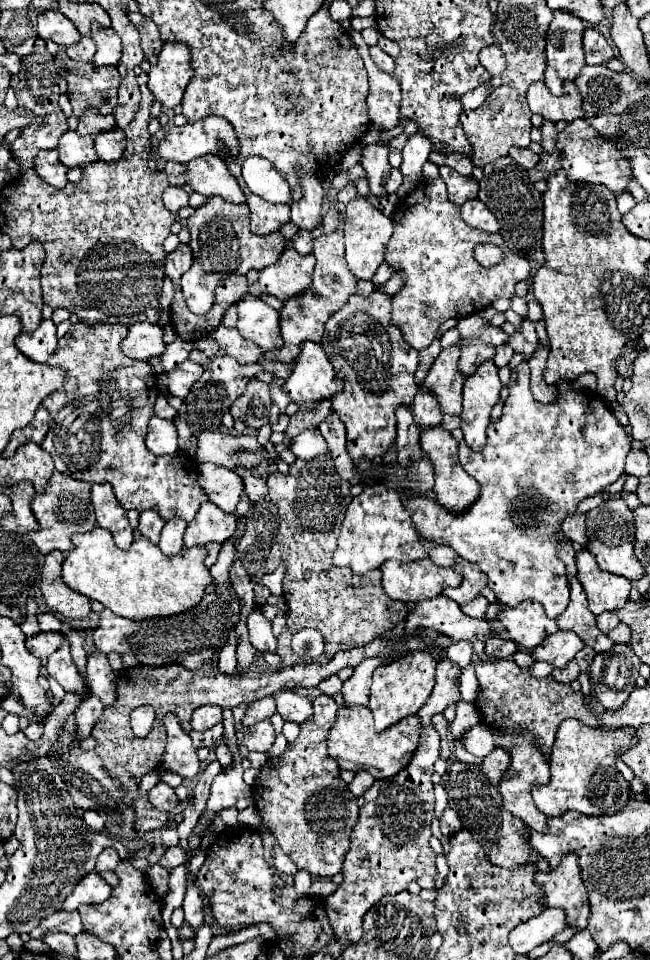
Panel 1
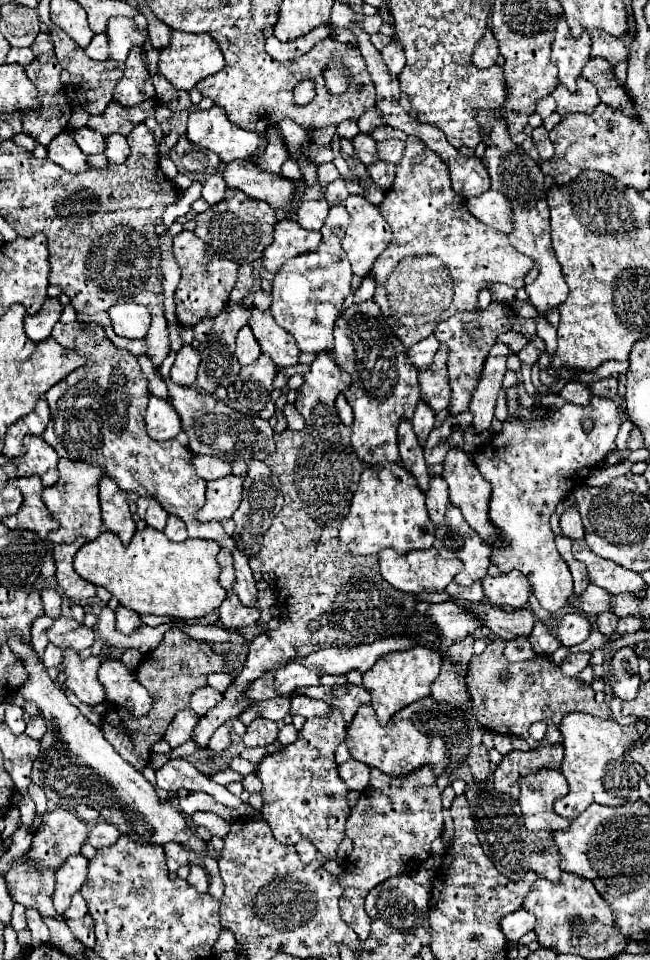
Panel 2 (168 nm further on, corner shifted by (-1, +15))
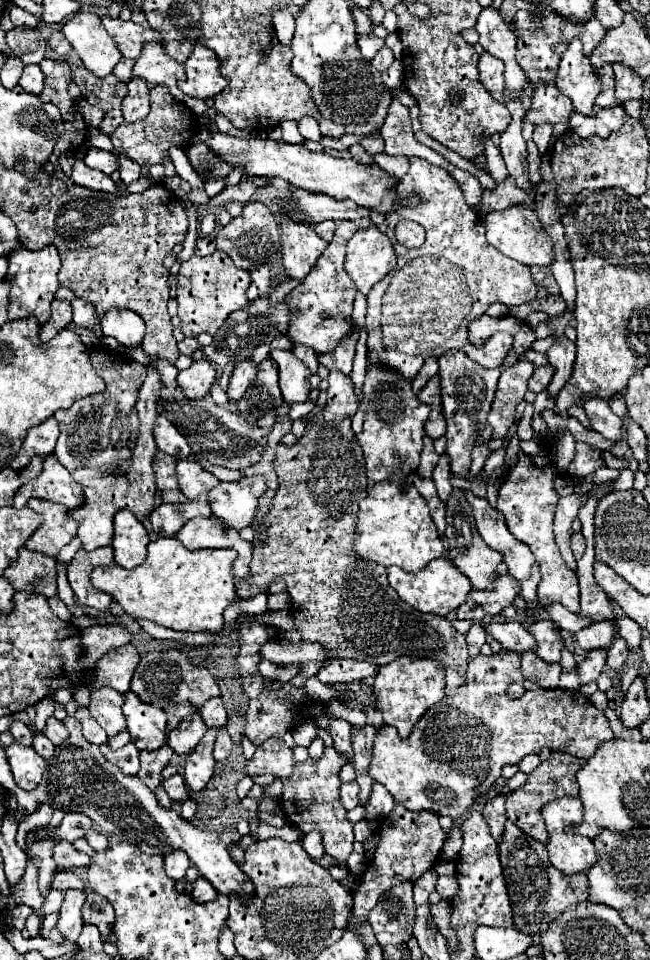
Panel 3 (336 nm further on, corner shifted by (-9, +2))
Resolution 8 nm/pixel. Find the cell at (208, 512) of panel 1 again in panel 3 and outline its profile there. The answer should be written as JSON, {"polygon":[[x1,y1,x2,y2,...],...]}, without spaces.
{"polygon":[[242,476,236,482,220,482,210,492,210,506,218,520,236,530,252,526,258,510,258,498,266,492,264,476]]}

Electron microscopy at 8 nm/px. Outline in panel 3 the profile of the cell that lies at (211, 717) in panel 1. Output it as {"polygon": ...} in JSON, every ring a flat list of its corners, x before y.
{"polygon":[[210,698,204,702,204,706,200,708,200,714,206,722,208,728,220,728,220,726,226,726,226,708,224,708,224,702,222,698]]}

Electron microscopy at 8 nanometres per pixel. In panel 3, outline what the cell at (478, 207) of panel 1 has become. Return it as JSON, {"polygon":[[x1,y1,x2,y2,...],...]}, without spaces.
{"polygon":[[514,206,498,212,488,212,484,216,484,228,488,242,516,262,522,262,526,266,550,266,556,260,552,240,544,232,536,212,528,206]]}

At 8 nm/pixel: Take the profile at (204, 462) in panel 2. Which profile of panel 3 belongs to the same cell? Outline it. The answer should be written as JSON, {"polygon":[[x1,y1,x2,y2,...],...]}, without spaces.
{"polygon":[[178,460,176,472,178,472,178,488,188,500,194,500,200,494,210,492,214,486,218,486,218,478,202,470,200,464,194,460]]}

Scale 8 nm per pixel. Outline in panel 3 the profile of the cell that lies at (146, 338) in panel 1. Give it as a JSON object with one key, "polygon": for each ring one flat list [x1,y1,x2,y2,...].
{"polygon":[[112,308,100,318,100,326,104,336,116,338,122,346,138,346,142,342,142,334,146,334,142,318,132,310]]}

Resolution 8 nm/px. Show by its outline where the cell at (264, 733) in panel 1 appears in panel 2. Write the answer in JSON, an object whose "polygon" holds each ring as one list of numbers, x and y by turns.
{"polygon":[[258,717,254,719,248,729,246,729,246,735,242,737,244,743,248,747,258,747,258,745,270,745,276,741,276,733,278,733,278,725,270,719,264,719,264,717]]}

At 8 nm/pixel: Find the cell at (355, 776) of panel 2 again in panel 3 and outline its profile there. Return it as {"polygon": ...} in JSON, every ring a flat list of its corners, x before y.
{"polygon":[[356,780,342,784,342,788,340,788,340,800,342,800,342,806,346,810,352,810,352,808,358,806,358,792,360,792,360,788,358,788]]}

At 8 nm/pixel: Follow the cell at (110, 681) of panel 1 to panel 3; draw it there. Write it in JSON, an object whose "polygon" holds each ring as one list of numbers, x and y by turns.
{"polygon":[[126,692,124,694,126,702,122,706,126,722,128,722,128,732,132,736,132,744,138,750,160,750,166,746,166,714,162,708,142,704,134,694]]}

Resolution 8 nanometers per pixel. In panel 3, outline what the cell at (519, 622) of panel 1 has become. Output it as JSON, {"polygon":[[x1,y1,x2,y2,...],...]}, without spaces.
{"polygon":[[506,574,506,576,496,576,494,590,472,588,468,594,468,600,480,604,486,610,486,614,494,616,494,614,500,614,506,606,510,606,514,596,518,596,518,582,514,582,514,578]]}

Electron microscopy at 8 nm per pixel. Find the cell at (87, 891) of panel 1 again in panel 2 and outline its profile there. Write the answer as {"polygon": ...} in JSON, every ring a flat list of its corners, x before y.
{"polygon":[[84,855,68,857,66,865,56,873,56,893,54,893,54,907,58,913,64,913,70,905,70,897,80,891,80,887,88,881,88,859]]}

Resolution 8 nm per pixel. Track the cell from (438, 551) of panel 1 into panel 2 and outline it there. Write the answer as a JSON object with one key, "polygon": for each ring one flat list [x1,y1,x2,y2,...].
{"polygon":[[432,475,430,477,430,489,426,492,426,508,428,515,430,515,430,521,434,525,444,523,448,503,448,485,446,481,442,481,440,475]]}

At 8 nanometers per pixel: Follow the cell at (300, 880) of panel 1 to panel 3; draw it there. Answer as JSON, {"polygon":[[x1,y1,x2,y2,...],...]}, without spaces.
{"polygon":[[312,830,312,832,308,832,308,834,304,836,302,846,304,846,304,850,308,852,308,856,310,856,310,858,314,858,314,860,320,860,320,858,324,856,322,834,320,834,320,832,316,832,316,830]]}

